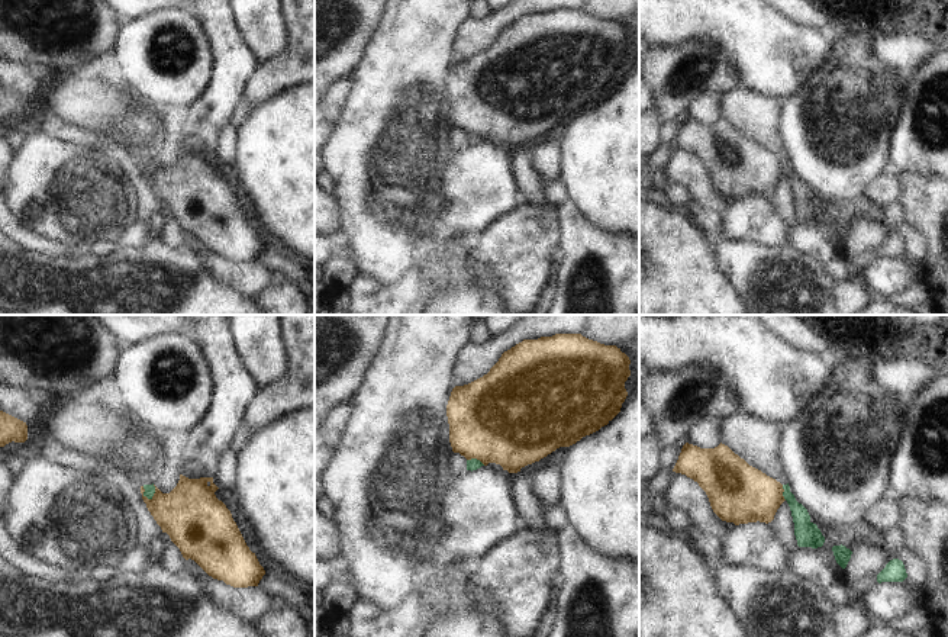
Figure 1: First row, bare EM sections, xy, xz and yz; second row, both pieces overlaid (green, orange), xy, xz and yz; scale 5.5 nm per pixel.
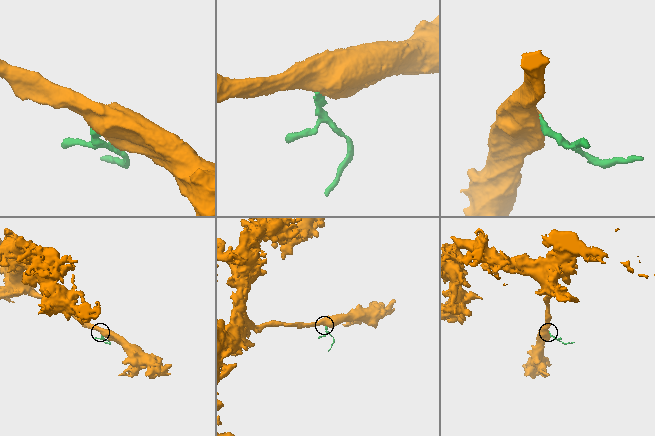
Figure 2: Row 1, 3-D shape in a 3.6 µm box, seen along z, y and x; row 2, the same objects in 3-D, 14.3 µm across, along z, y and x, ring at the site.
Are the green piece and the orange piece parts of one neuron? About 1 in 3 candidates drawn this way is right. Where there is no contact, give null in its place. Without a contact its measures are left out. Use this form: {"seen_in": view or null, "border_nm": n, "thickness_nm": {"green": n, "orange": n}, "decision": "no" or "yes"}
{"seen_in": "xy", "border_nm": 90, "thickness_nm": {"green": 60, "orange": 340}, "decision": "no"}

